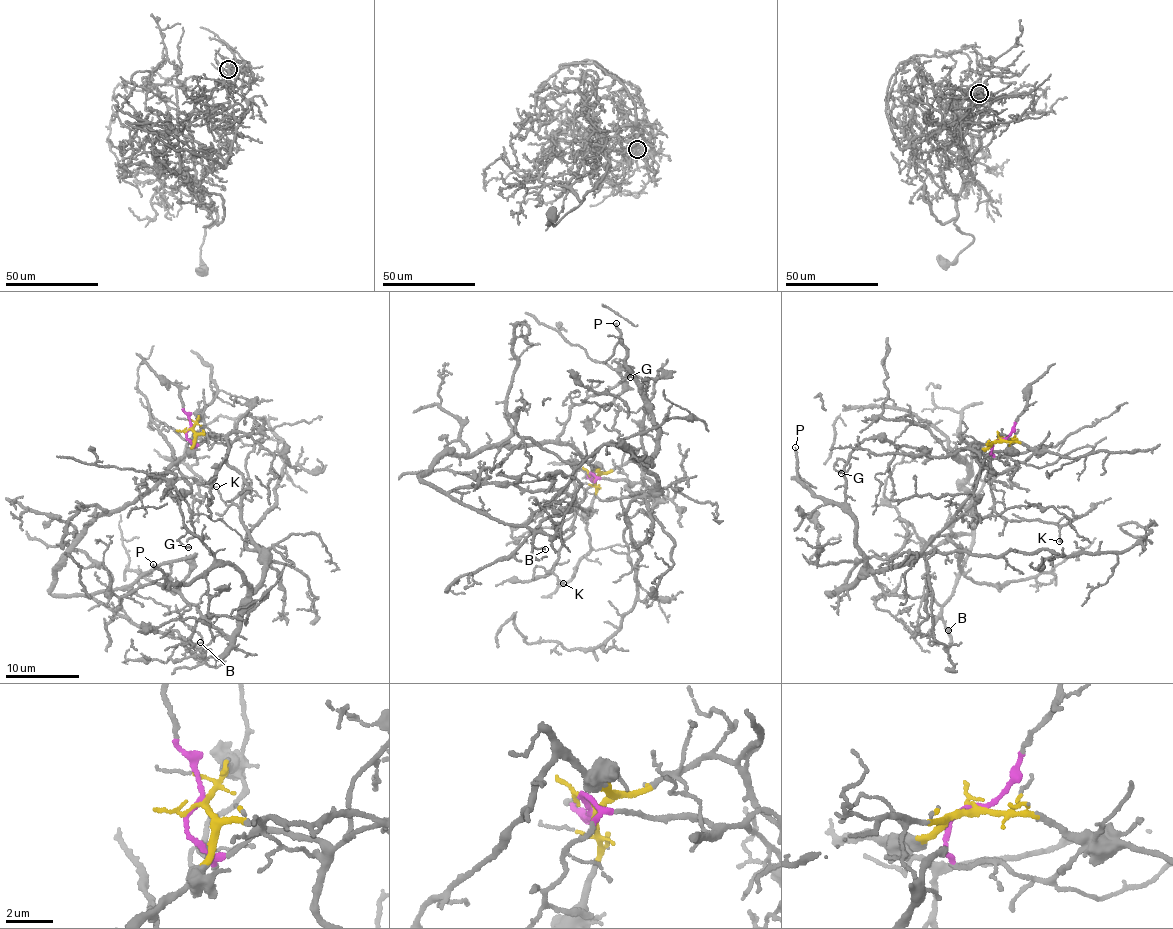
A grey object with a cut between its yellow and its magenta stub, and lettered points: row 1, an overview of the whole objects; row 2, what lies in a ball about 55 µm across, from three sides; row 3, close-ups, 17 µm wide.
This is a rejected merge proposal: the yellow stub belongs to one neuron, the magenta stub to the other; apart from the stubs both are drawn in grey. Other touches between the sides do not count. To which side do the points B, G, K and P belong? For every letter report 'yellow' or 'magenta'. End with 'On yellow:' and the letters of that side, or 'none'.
B: yellow
G: magenta
K: yellow
P: magenta
On yellow: B, K

